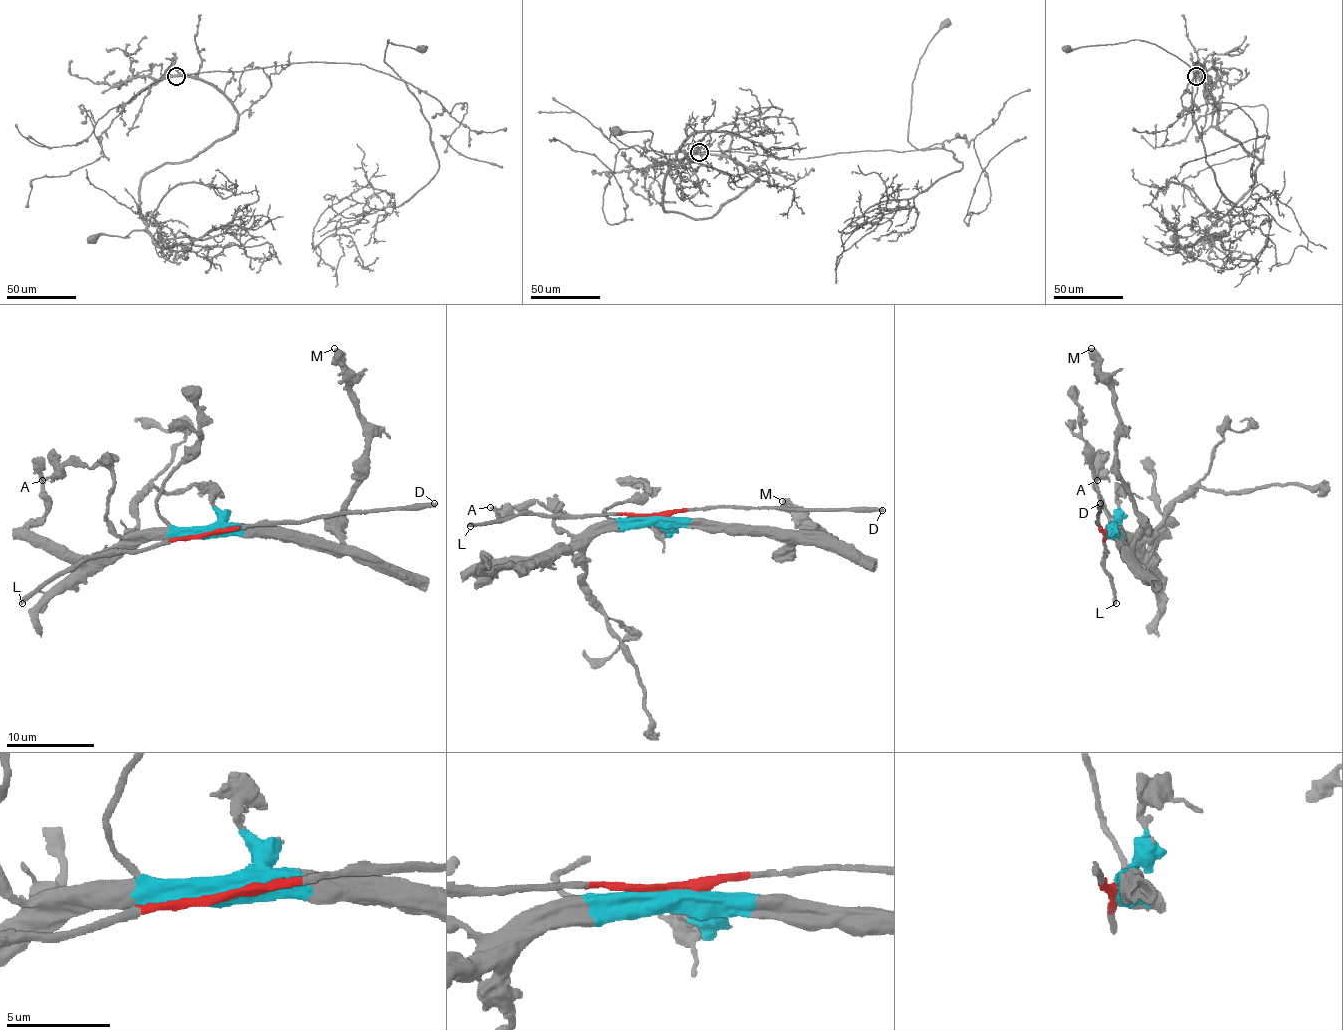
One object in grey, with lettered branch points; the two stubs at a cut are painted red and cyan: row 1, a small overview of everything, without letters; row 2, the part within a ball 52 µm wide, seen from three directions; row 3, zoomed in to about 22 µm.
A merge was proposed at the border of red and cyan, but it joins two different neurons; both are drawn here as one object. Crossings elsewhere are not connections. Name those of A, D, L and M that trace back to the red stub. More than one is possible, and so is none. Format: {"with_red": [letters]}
{"with_red": ["D", "L"]}

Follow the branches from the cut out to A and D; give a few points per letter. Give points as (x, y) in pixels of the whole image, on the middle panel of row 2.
A: (653, 518), (602, 520), (571, 535), (553, 522), (560, 504), (556, 507), (536, 502), (498, 511), (489, 507)
D: (653, 515), (670, 515), (677, 511), (703, 507), (882, 511)

